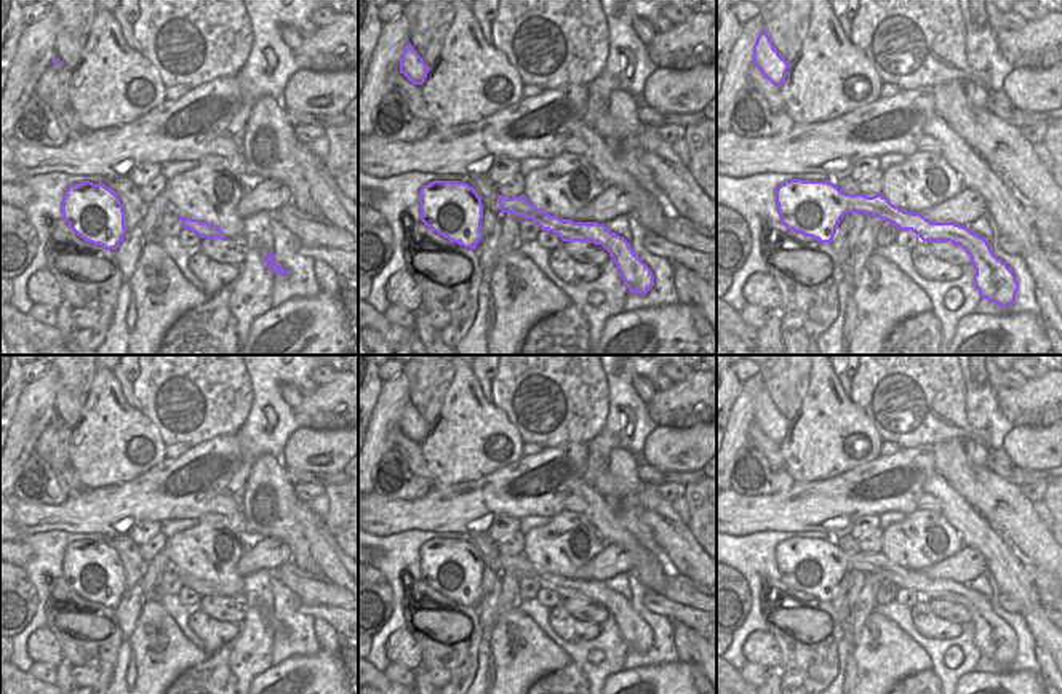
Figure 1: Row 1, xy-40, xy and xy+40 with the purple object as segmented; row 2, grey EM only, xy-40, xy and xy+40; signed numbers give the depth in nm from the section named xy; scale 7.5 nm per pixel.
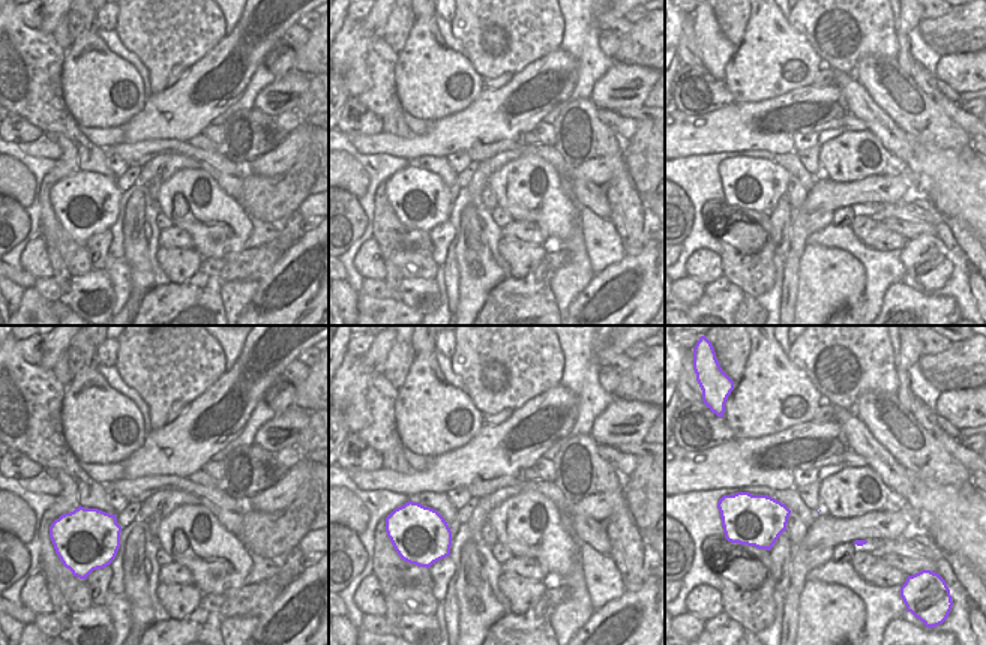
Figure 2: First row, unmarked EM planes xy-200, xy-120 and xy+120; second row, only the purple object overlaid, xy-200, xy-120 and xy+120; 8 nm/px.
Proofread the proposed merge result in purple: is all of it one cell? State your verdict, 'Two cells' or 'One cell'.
One cell

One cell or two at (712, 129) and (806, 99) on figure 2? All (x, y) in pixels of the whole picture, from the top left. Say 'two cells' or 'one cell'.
one cell

